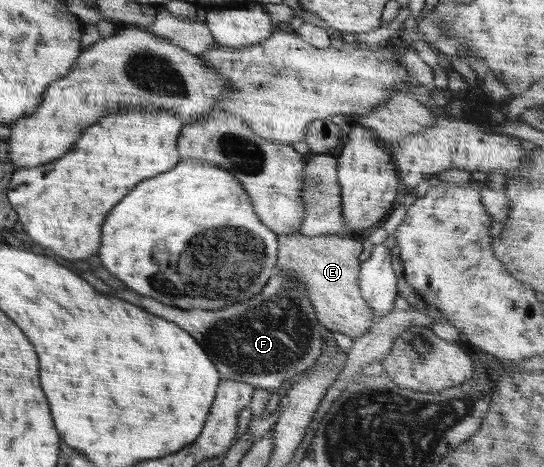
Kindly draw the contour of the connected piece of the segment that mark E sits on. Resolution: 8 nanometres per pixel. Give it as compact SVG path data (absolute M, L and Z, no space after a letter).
M296 233L276 237L279 245L276 267L278 271L287 271L307 287L308 299L320 325L353 340L364 336L380 317L368 305L360 291L361 261L358 256L363 250L362 243L338 235L307 237Z

